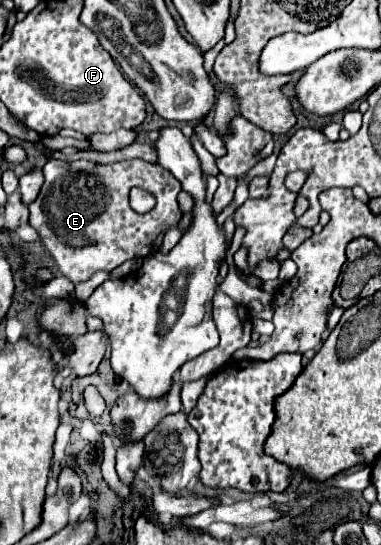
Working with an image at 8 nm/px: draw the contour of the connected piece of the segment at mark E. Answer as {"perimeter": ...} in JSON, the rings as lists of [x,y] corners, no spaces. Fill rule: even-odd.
{"perimeter":[[[50,159],[44,165],[44,169],[42,169],[44,185],[40,189],[38,199],[30,205],[30,225],[38,231],[40,241],[44,243],[46,251],[52,255],[58,271],[64,277],[68,277],[72,283],[88,281],[96,271],[112,271],[114,267],[122,265],[128,259],[146,257],[160,247],[164,233],[172,225],[178,225],[182,211],[178,209],[176,197],[182,191],[182,187],[174,177],[164,179],[164,183],[154,181],[156,177],[152,177],[152,171],[150,171],[154,167],[156,167],[156,171],[158,169],[162,171],[160,165],[152,165],[142,159],[132,159],[132,161],[124,161],[124,163],[112,163],[112,165],[100,165],[100,163],[82,161],[82,159],[80,161],[52,161]],[[132,187],[142,187],[148,193],[152,193],[156,199],[154,209],[150,209],[144,215],[136,213],[130,207],[130,197],[128,197]]]}

